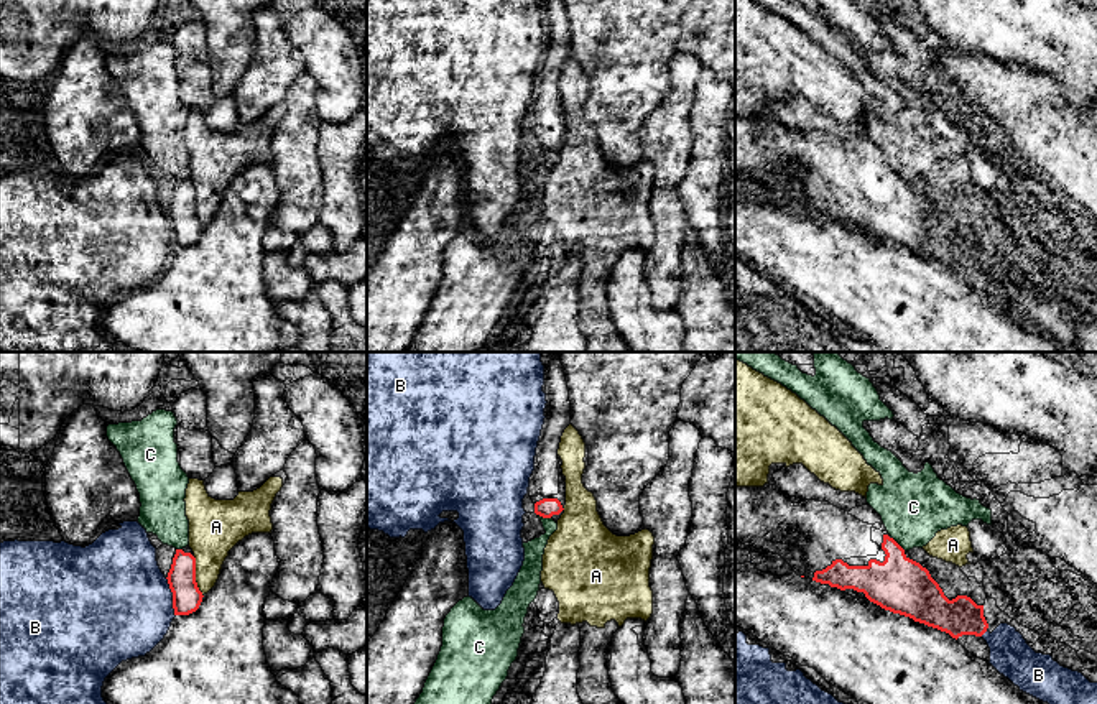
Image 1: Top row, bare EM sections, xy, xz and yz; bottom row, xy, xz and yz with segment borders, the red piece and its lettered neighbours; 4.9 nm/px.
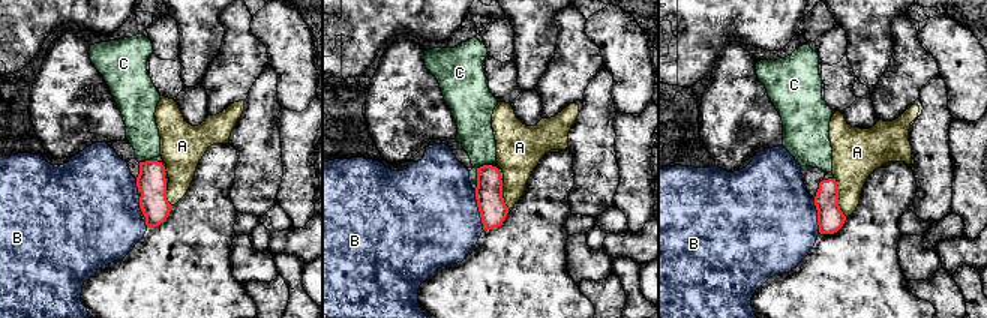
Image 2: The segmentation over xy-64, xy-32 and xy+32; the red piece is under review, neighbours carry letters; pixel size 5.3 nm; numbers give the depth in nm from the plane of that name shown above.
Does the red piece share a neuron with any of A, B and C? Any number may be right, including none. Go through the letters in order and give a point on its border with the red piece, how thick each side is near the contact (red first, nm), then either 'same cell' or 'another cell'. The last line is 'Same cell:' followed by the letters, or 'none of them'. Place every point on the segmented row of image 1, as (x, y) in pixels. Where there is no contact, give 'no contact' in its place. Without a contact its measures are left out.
A: contact xy (194, 576); calibres 140 and 240 nm; another cell
B: contact xy (173, 597); calibres 140 and 480 nm; another cell
C: contact yz (897, 543); calibres 280 and 340 nm; another cell
Same cell: none of them

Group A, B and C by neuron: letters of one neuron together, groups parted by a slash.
A / B / C

